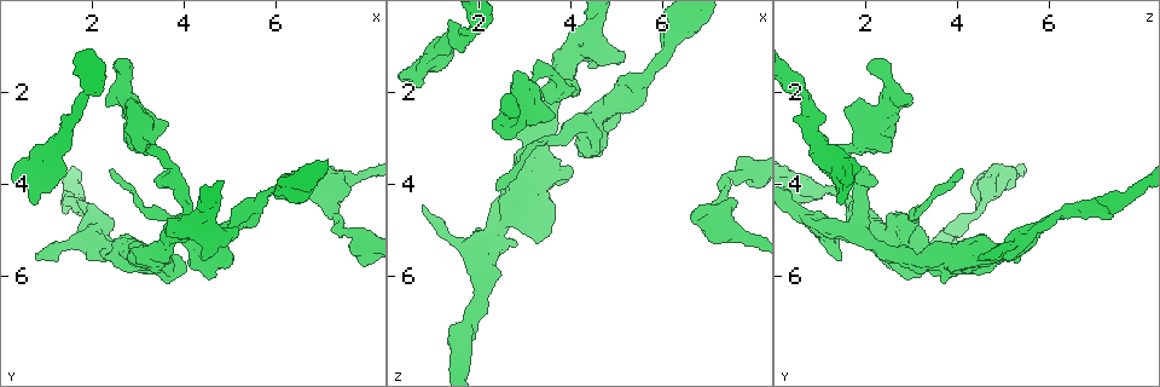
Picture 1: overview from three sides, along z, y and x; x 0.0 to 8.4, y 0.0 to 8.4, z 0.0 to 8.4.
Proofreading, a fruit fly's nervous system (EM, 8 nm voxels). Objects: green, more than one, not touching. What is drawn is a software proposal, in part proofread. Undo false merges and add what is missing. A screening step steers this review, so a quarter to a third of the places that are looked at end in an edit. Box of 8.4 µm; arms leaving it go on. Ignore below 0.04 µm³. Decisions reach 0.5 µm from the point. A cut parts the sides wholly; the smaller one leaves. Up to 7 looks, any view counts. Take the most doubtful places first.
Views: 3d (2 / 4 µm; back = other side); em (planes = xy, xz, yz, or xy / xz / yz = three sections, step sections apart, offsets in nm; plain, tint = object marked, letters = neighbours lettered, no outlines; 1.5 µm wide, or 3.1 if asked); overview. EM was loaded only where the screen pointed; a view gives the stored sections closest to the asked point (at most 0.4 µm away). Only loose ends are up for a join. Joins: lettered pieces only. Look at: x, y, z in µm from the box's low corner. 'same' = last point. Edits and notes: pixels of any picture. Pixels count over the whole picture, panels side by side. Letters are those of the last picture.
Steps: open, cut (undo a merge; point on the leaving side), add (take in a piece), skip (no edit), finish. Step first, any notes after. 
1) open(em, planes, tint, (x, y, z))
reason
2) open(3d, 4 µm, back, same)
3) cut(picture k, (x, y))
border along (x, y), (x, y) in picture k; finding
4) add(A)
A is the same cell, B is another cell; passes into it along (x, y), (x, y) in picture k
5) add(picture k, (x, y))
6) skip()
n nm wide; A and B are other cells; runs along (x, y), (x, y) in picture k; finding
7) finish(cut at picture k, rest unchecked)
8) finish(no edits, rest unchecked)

open(3d, 4 µm, (7.65, 5.15, 3.90))
thick turns thin

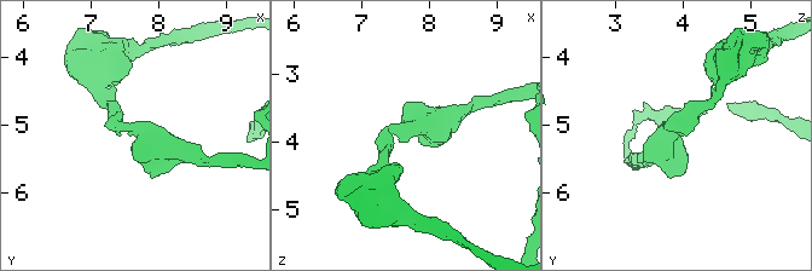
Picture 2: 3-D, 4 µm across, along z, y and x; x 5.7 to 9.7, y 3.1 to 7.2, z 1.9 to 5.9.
open(em, planes, tint, (7.65, 5.10, 3.90))
need the tissue

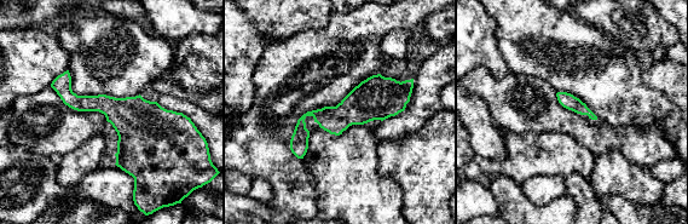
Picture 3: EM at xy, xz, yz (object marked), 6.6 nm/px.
open(em, planes, letters, same)
what lies round it

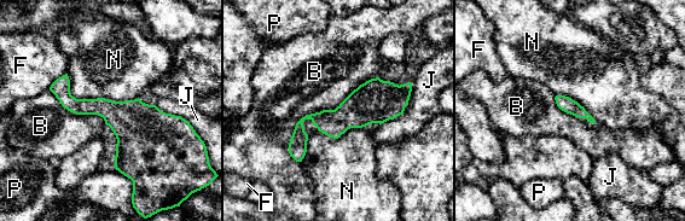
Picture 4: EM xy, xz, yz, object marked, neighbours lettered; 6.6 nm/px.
skip()
B, F, J, N and P are other cells; runs along (400, 88), (306, 117), (292, 152) in picture 4; all the same neuron

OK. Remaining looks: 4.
open(3d, 4 µm, (2.35, 3.70, 3.95))
tapers out

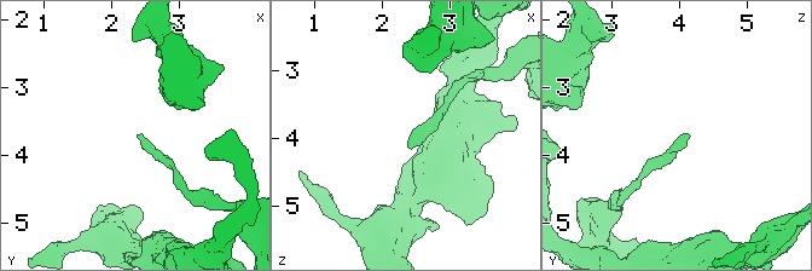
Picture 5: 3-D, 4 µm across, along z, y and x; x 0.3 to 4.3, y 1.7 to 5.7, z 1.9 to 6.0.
open(em, planes, plain, (2.35, 3.70, 4.00))
now the EM

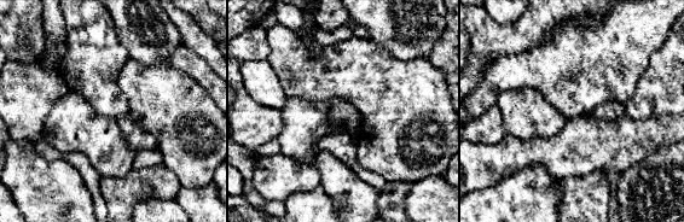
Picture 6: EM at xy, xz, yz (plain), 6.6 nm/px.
open(em, planes, letters, same)
see the neighbours

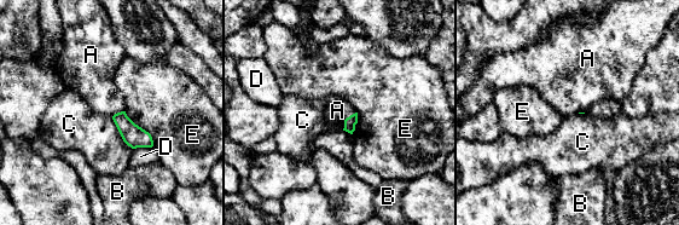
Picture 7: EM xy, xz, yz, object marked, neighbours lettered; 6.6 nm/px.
skip()
A, B, C, D and E are other cells; none of them fits

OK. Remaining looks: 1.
finish(no edits, rest unchecked)

